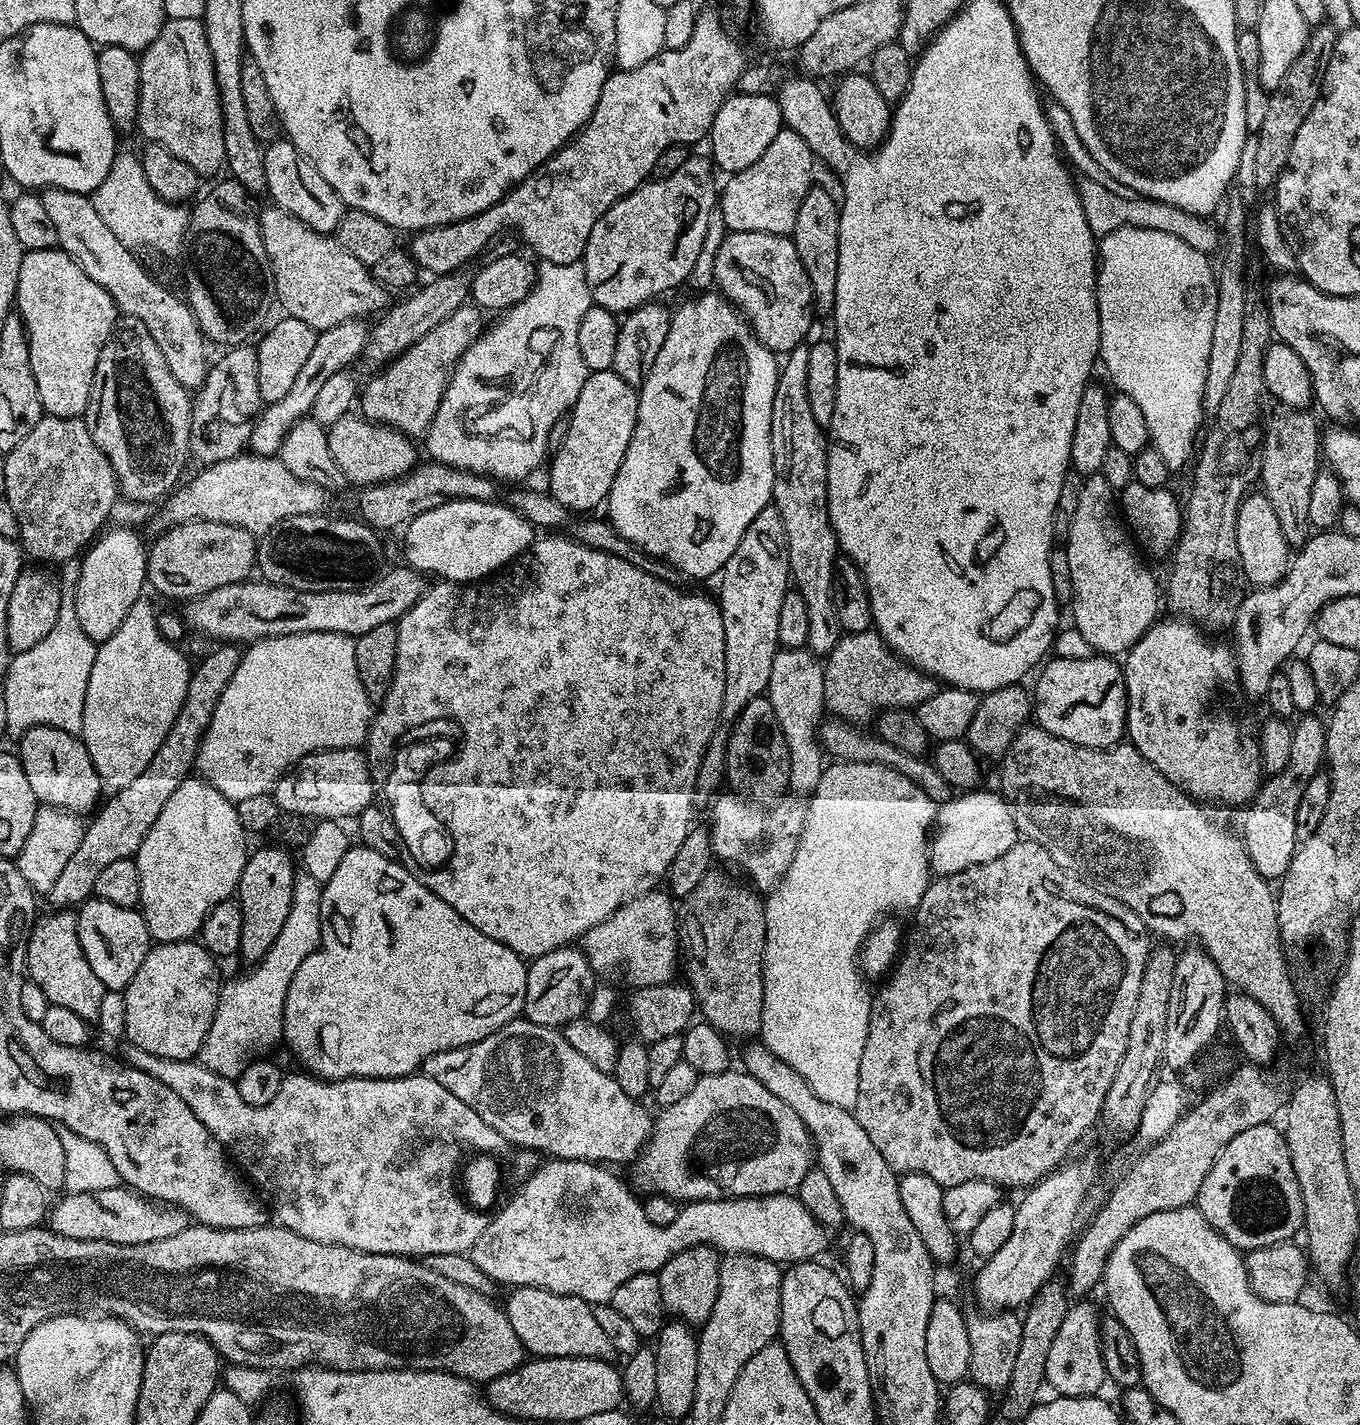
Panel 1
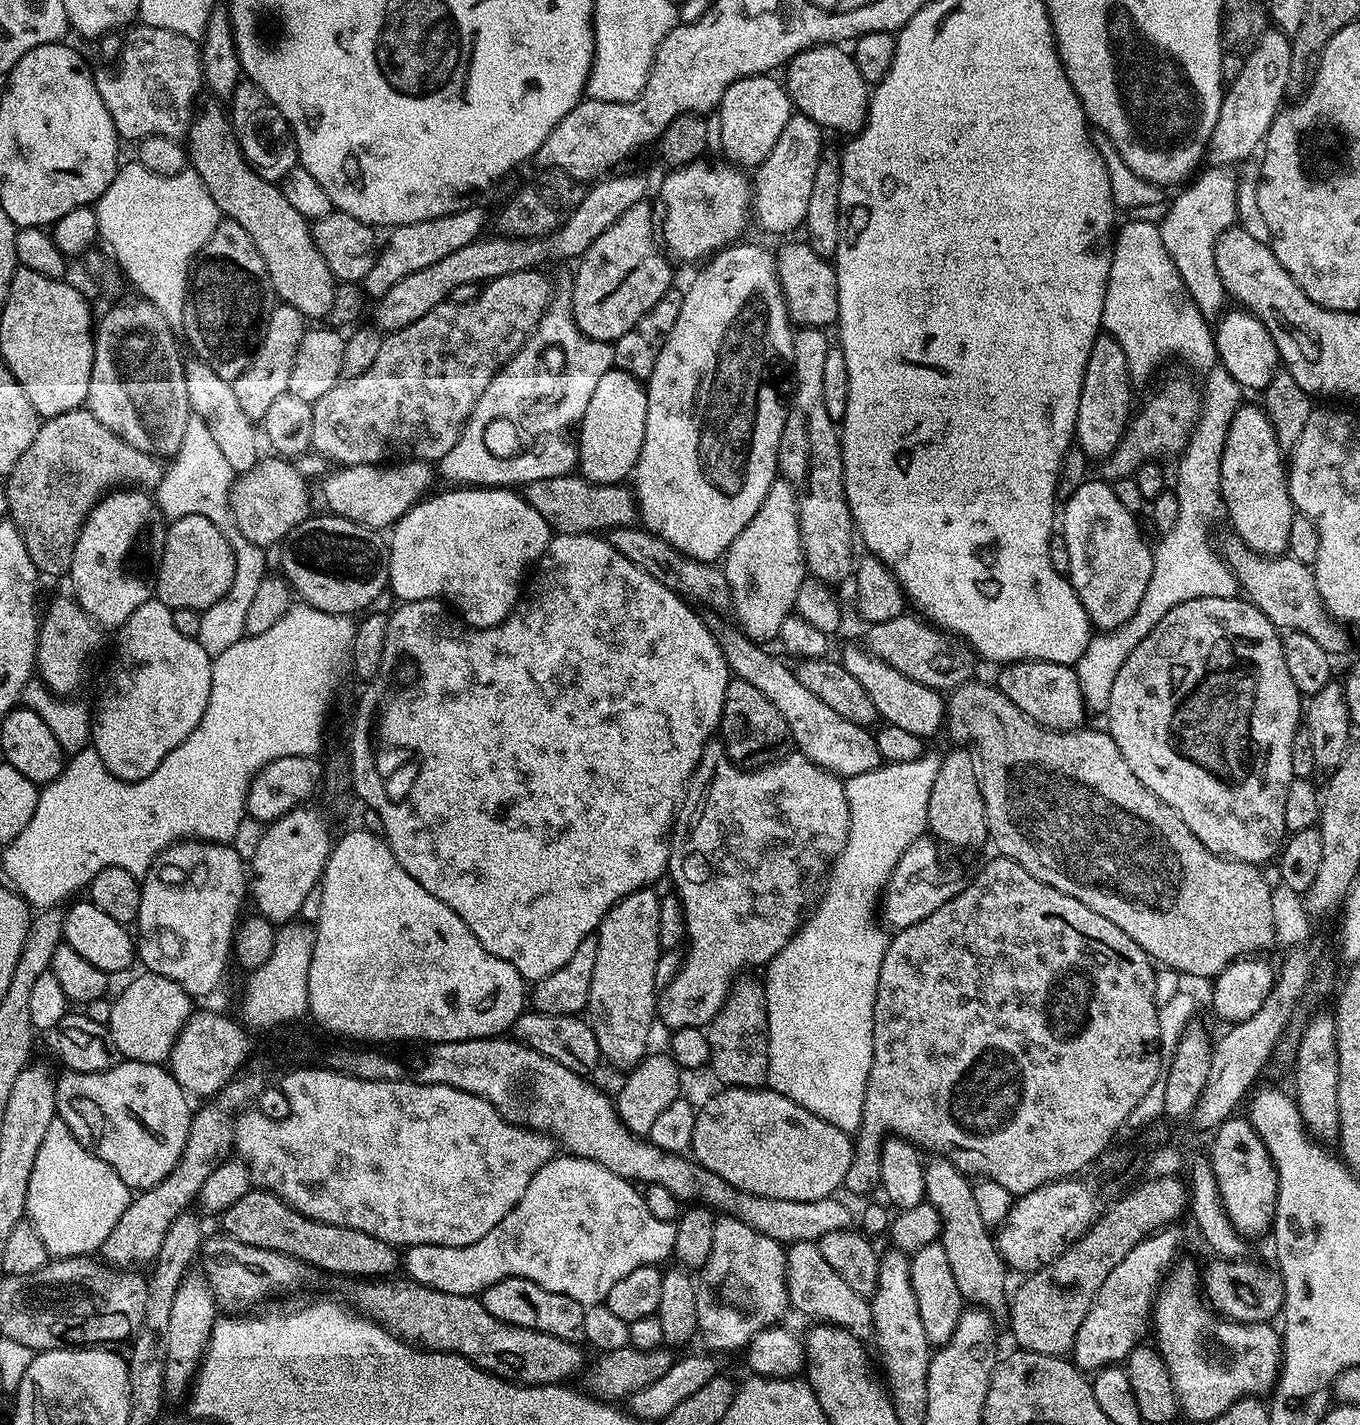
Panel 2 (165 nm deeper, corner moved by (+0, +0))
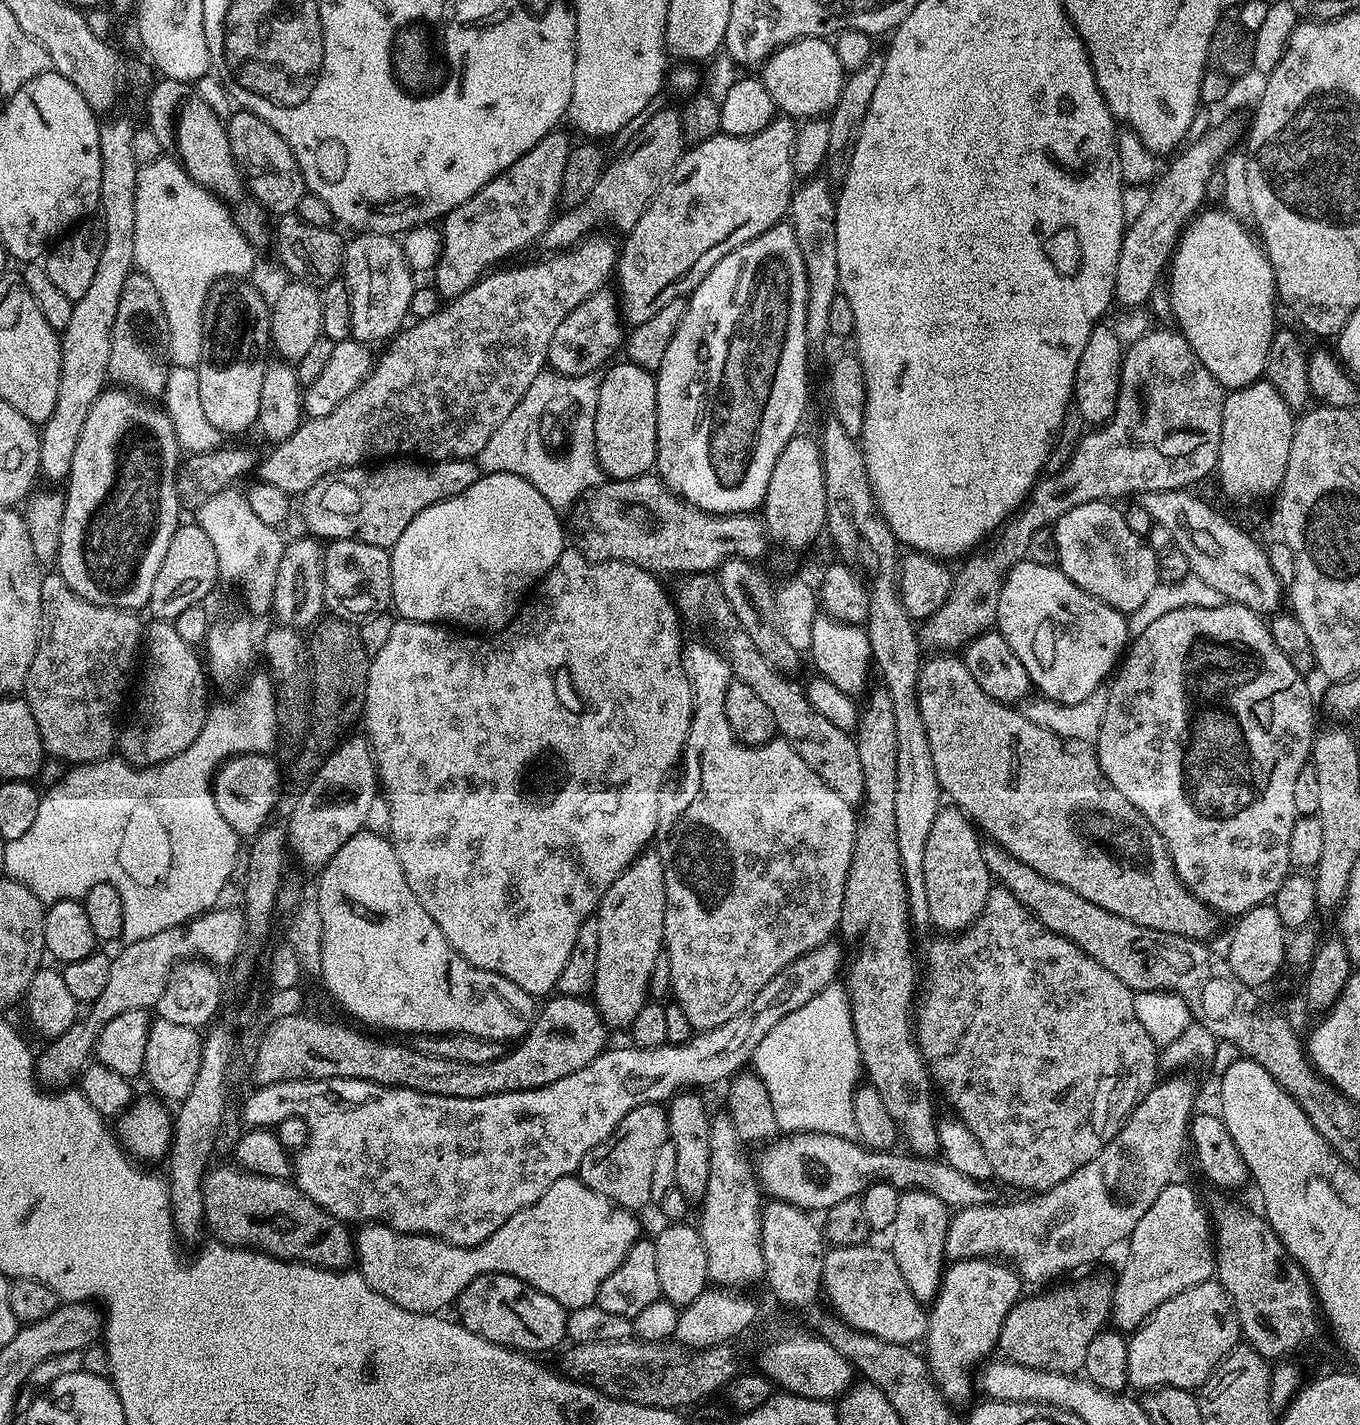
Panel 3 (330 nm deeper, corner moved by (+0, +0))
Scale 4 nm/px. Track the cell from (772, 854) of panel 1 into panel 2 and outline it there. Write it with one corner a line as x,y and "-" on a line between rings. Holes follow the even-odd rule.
709,742
704,747
702,758
698,766
692,772
688,780
688,787
684,789
684,795
676,809
676,819
672,826
672,835
668,842
668,870
667,875
672,876
674,895
680,900
682,910
685,914
685,930
687,932
686,949
682,956
680,969
676,977
658,996
658,1020
664,1023
668,1030
678,1028
704,1028
711,1020
719,1014
726,1002
732,985
747,968
767,966
790,942
790,938
798,931
800,925
806,919
806,913
813,907
818,896
818,889
822,881
827,877
831,867
840,857
840,852
846,846
848,837
848,803
844,793
844,780
835,776
832,772
819,768
814,762
810,762
805,756
789,754
765,768
754,768
745,770
732,763
724,751
724,745
720,742

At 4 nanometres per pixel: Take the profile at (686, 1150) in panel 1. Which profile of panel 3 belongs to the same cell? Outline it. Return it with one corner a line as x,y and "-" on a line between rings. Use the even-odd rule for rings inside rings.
793,1131
782,1136
765,1147
769,1148
761,1154
760,1165
756,1164
754,1168
761,1189
771,1199
805,1210
836,1210
842,1206
839,1204
847,1200
855,1201
865,1188
877,1180
891,1184
900,1191
933,1191
933,1161
929,1157
910,1152
876,1151
847,1136
825,1132

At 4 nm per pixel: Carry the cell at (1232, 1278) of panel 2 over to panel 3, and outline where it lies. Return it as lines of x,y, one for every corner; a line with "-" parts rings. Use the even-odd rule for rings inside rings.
1215,1279
1207,1280
1162,1302
1147,1322
1131,1333
1128,1341
1128,1383
1133,1389
1143,1390
1199,1389
1199,1384
1207,1385
1213,1379
1221,1358
1227,1356
1241,1340
1240,1319
1227,1290

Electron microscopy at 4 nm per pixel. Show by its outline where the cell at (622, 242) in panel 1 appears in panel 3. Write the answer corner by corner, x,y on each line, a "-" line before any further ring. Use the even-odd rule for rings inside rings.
598,290
593,296
582,301
577,308
570,310
570,314
562,318
562,326
554,330
550,364
555,371
562,372
566,376
593,373
596,370
594,368
603,369
613,359
611,356
615,354
616,347
619,344
621,347
626,336
625,329
620,329
622,312
618,307
617,297
615,295
612,297
610,293
604,291

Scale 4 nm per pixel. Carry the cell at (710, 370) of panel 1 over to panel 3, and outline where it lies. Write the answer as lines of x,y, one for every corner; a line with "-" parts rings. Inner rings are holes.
781,222
770,230
758,234
750,242
738,246
738,250
730,250
702,282
687,297
688,309
678,322
678,330
674,330
674,338
666,355
662,357
662,366
655,373
656,378
656,463
655,471
668,489
682,497
687,504
693,504
703,512
715,516
730,516
739,512
755,513
763,505
766,498
766,486
770,486
770,474
774,474
774,462
778,462
778,454
801,431
800,423
804,420
804,411
808,408
808,372
804,367
808,364
810,345
806,338
806,262
802,258
802,250
798,250
796,235
792,232
791,223

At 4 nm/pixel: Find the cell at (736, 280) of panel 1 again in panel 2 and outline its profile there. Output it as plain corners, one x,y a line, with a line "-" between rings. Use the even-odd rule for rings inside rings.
805,241
792,242
777,251
776,272
787,302
789,319
799,327
823,327
838,322
838,284
835,267
825,258
815,254

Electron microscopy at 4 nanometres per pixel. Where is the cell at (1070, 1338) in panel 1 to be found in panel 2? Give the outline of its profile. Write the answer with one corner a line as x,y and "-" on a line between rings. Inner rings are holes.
1169,1226
1153,1232
1138,1242
1138,1246
1134,1246
1134,1250
1130,1250
1130,1254
1126,1254
1118,1266
1114,1266
1114,1270
1110,1270
1086,1318
1082,1318
1082,1326
1078,1326
1078,1334
1072,1343
1070,1356
1077,1368
1095,1374
1109,1364
1120,1364
1133,1347
1147,1337
1144,1335
1149,1335
1152,1306
1156,1292
1160,1289
1160,1281
1181,1255
1178,1229

